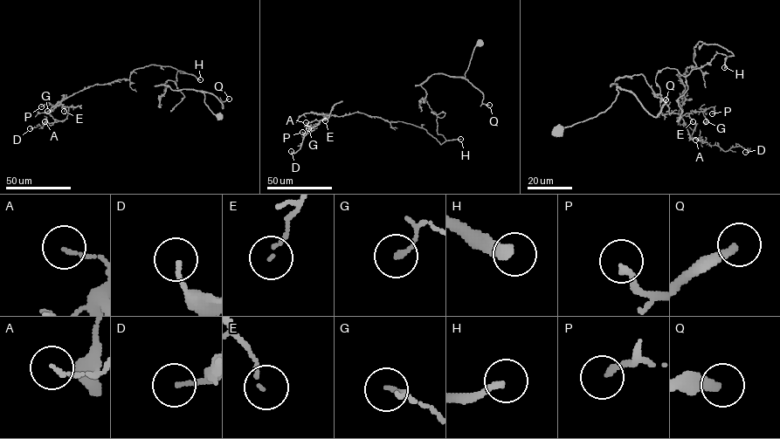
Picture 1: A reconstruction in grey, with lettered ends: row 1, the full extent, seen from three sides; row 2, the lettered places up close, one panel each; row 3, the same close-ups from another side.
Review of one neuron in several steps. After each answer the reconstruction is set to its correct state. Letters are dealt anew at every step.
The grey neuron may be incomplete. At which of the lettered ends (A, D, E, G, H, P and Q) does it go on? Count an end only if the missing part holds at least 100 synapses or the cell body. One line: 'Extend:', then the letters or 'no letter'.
Extend: no letter

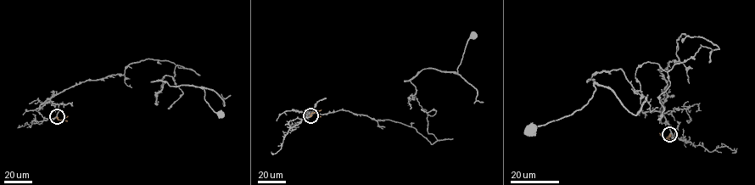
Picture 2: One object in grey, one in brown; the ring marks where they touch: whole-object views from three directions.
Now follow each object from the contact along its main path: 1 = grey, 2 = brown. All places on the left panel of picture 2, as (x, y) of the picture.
1: (57, 116), (49, 98), (150, 58), (184, 68), (159, 92), (158, 79), (200, 86), (220, 114)
2: (57, 116), (67, 120)

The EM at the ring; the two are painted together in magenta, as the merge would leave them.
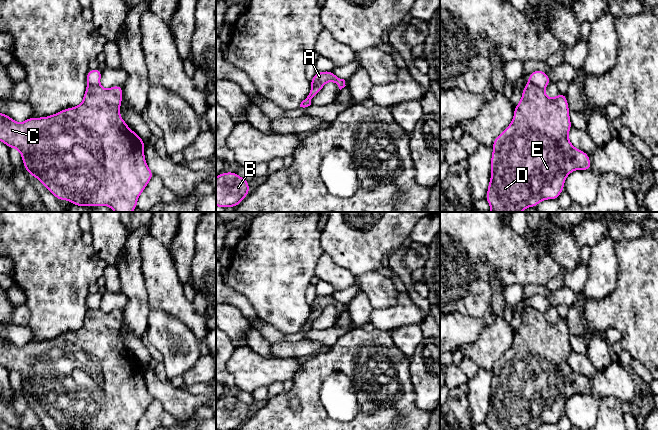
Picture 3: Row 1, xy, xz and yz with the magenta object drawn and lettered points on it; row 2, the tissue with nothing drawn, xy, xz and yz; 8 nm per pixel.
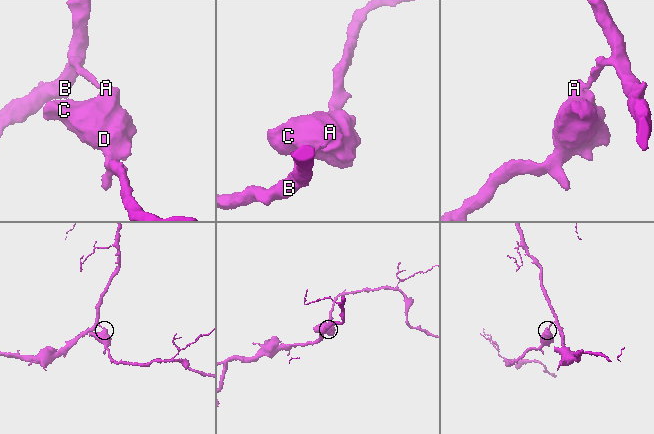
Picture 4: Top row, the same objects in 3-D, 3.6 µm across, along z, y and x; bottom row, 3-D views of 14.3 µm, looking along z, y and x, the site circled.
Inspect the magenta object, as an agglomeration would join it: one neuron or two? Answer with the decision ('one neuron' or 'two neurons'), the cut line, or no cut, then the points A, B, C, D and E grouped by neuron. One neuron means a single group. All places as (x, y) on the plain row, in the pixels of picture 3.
two neurons; cut yz (529, 306), (543, 314); groups A C D E / B

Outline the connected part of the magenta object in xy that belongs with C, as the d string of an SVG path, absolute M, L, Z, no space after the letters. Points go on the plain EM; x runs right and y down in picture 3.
M88 309L83 326L47 341L30 341L18 347L0 336L0 365L17 373L25 394L37 402L59 425L68 424L75 430L137 430L137 424L154 400L148 392L145 366L131 354L120 340L123 314L119 309L104 313Z

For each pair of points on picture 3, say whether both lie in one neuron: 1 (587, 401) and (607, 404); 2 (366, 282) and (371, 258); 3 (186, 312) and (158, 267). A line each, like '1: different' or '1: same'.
1: different
2: different
3: same

